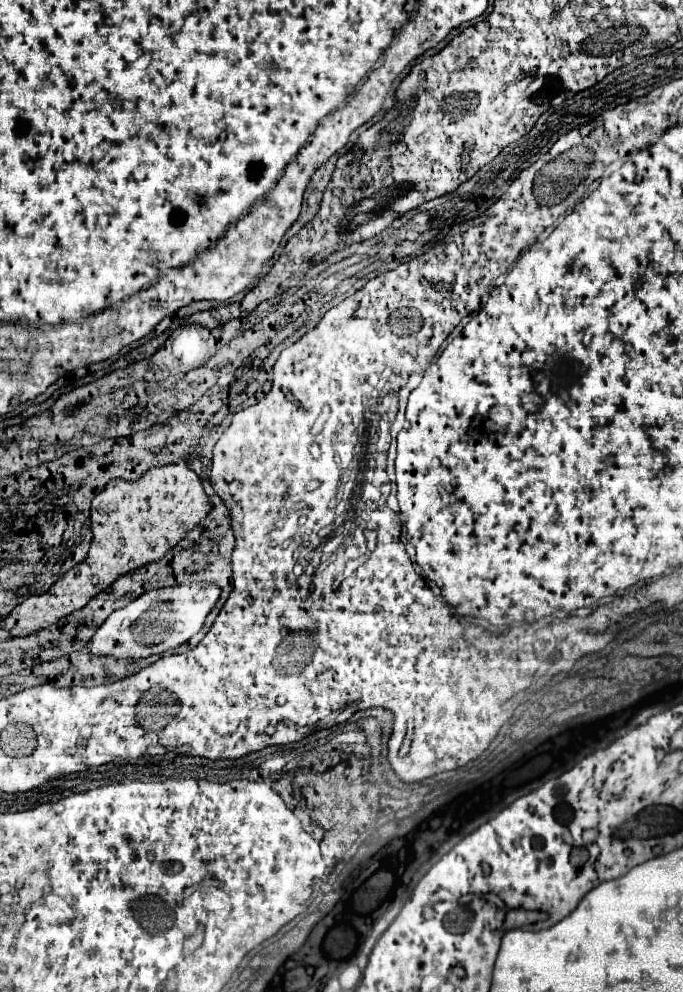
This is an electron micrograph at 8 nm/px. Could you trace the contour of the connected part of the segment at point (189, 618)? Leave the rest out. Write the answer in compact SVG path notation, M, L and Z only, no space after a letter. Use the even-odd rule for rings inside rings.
M197 583L193 587L165 587L161 591L145 591L139 599L123 609L113 611L107 621L91 637L89 653L95 657L115 659L145 659L171 651L191 639L205 623L209 611L215 607L221 589L211 583Z

